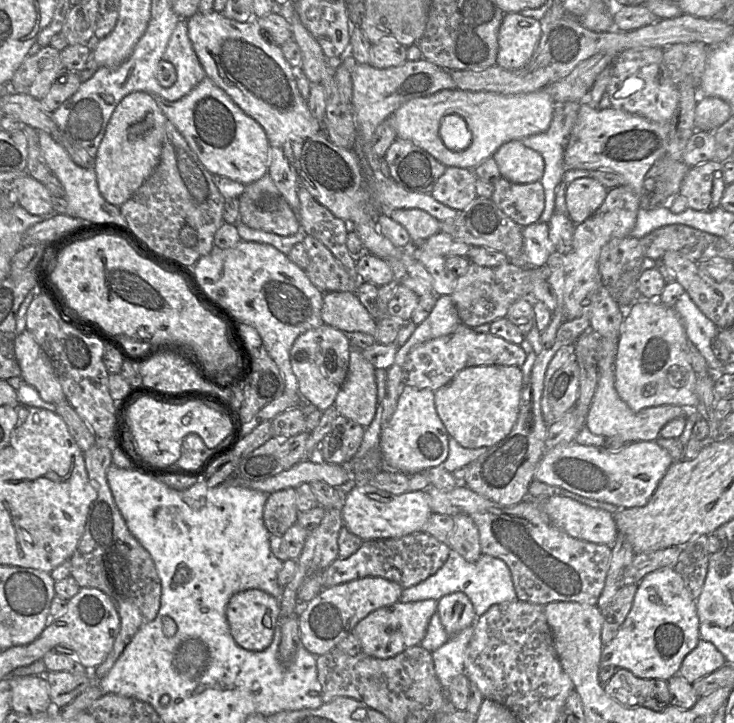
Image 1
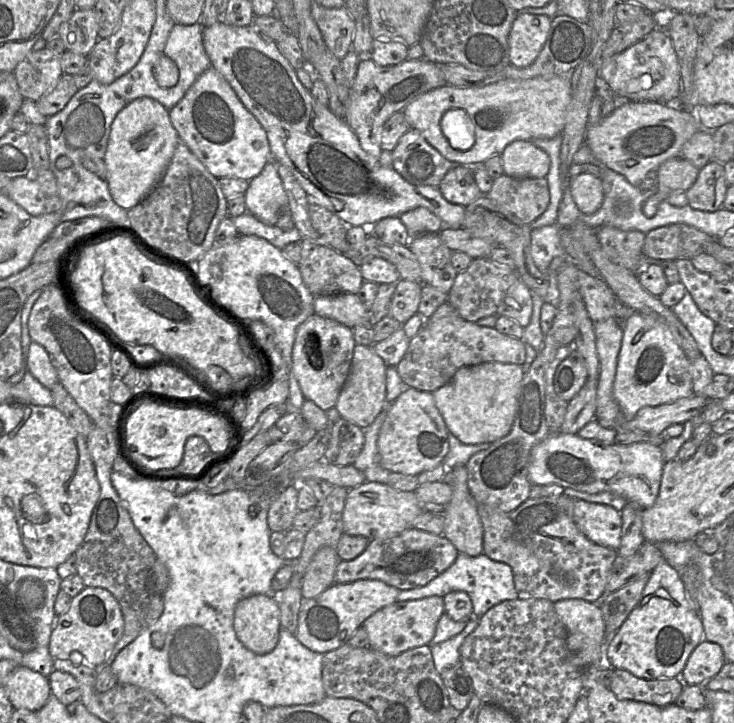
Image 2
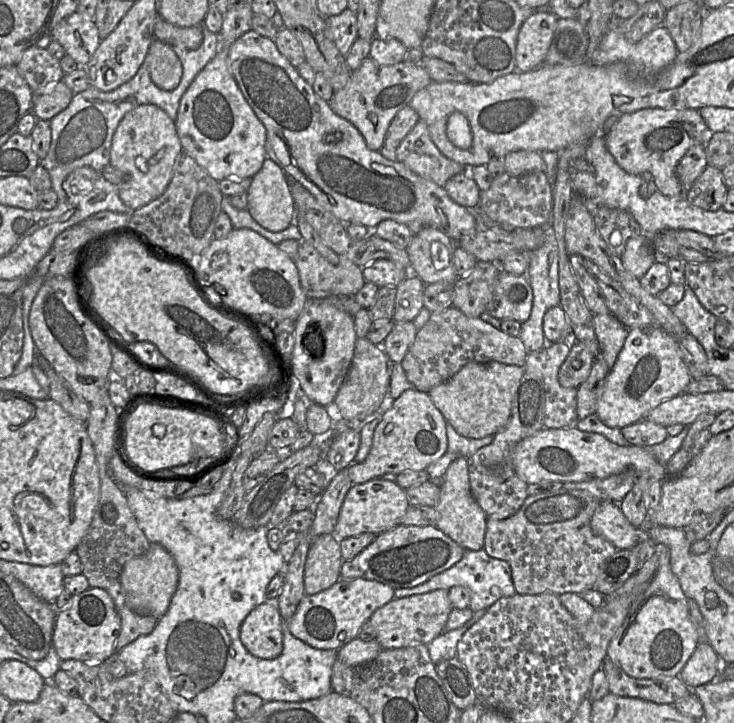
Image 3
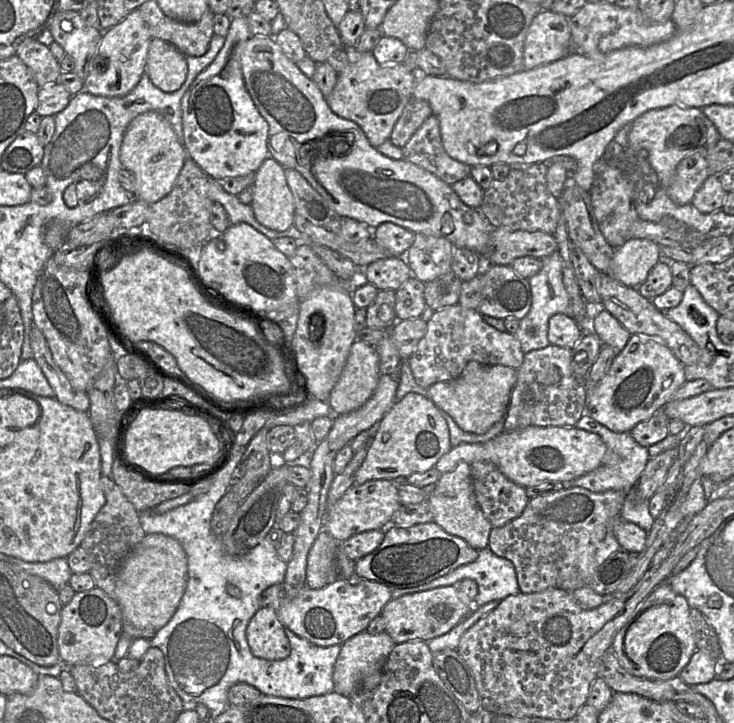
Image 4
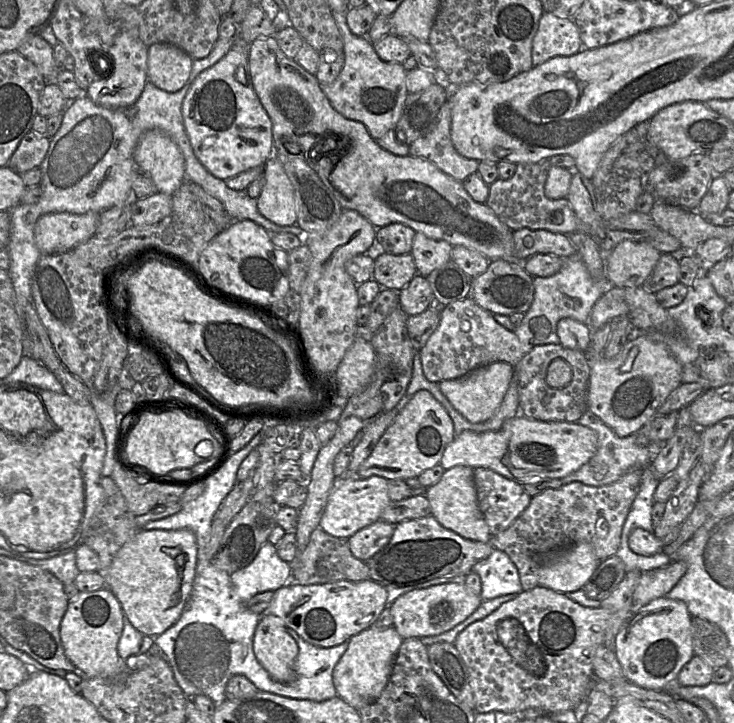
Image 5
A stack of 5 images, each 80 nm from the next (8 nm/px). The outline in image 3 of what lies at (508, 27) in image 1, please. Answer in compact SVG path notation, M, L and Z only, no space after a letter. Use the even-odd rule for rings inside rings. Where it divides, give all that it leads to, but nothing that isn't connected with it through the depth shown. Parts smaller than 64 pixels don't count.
M548 11L534 13L522 23L516 42L516 71L532 71L544 63L558 19Z

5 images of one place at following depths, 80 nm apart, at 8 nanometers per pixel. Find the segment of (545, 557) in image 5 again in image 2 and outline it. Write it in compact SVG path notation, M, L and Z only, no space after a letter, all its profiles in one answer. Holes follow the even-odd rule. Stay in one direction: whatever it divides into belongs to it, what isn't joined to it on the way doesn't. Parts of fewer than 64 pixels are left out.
M563 494L528 498L510 512L477 504L477 511L483 525L483 554L494 561L507 563L511 567L519 599L547 599L557 602L561 599L577 598L593 603L606 593L605 586L617 551L594 543L578 529L573 519L574 500L579 499Z

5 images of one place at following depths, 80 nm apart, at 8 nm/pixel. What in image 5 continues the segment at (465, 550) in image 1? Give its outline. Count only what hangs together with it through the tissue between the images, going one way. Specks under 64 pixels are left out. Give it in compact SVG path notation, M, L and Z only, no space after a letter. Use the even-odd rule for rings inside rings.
M458 465L445 470L439 482L431 487L424 488L423 494L430 503L431 515L444 528L469 540L483 543L490 541L490 529L479 508L474 473L471 467Z

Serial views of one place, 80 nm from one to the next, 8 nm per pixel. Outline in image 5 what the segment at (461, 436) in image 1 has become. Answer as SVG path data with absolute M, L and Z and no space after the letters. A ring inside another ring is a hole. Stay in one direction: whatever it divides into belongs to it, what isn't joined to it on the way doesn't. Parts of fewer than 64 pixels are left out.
M495 362L479 367L466 375L438 383L442 394L470 423L482 423L490 419L500 407L514 377L515 367L507 362Z

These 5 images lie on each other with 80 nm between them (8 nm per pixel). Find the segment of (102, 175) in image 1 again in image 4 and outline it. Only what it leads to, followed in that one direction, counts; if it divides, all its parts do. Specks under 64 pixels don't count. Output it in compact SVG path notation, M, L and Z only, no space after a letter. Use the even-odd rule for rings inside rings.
M147 111L128 125L119 157L122 167L135 175L133 199L153 204L170 193L188 154L165 117L158 112Z

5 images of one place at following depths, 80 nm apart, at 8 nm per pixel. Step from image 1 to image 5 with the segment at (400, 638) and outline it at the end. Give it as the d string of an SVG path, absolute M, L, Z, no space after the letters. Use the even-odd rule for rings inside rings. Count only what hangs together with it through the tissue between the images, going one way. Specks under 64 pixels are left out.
M459 581L410 591L398 597L388 608L393 617L393 627L403 639L422 638L453 629L475 612L482 601L481 595L474 594Z

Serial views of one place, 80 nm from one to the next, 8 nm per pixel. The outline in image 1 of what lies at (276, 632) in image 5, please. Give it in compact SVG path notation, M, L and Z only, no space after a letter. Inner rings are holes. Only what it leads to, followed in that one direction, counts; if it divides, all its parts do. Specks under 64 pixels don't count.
M248 589L235 593L226 608L231 634L237 644L249 651L263 651L273 641L275 628L279 625L279 600L260 589Z

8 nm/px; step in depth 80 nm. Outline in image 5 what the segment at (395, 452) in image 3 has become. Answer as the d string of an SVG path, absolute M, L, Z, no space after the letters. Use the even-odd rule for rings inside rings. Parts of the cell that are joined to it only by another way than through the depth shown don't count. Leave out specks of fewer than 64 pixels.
M426 390L417 391L398 412L379 439L370 456L361 464L357 477L389 479L417 478L423 471L440 463L442 455L454 438L453 421L444 407Z

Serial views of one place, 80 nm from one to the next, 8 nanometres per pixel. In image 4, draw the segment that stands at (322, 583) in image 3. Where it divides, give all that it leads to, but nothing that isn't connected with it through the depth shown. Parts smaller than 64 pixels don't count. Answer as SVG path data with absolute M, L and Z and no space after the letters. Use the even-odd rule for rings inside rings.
M325 530L318 534L307 556L305 580L307 588L321 589L339 578L338 544Z

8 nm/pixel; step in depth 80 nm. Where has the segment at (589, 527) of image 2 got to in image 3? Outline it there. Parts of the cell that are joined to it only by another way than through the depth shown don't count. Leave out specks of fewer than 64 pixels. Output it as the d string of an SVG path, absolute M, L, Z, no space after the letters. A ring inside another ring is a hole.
M601 501L591 522L593 532L611 542L617 550L633 548L643 538L640 528L635 528L625 518L619 505Z

